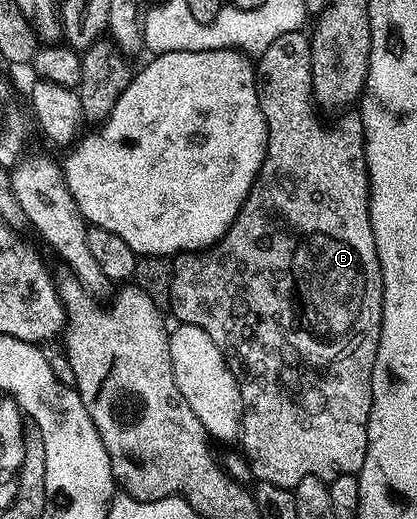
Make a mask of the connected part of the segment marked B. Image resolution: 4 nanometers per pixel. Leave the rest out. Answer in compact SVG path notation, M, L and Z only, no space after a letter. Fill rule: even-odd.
M298 29L291 33L283 33L283 37L275 37L275 41L271 41L271 45L267 45L267 49L256 60L257 96L269 134L265 160L251 185L249 196L245 198L245 203L224 237L211 247L181 253L172 260L173 280L169 302L177 323L190 323L203 329L203 333L207 333L207 337L211 337L211 341L219 345L231 373L237 378L241 400L245 406L241 418L239 444L241 443L240 450L248 462L250 476L257 483L270 483L290 489L297 487L299 481L303 481L303 477L319 477L328 481L344 475L356 475L363 469L363 461L367 457L367 424L373 404L371 377L379 349L381 306L385 292L381 262L375 249L375 237L369 216L369 166L365 160L365 130L361 112L353 109L350 110L353 111L350 115L343 116L337 123L337 135L329 135L328 129L317 120L318 108L313 97L310 36L306 32L304 35L303 32L304 30Z

